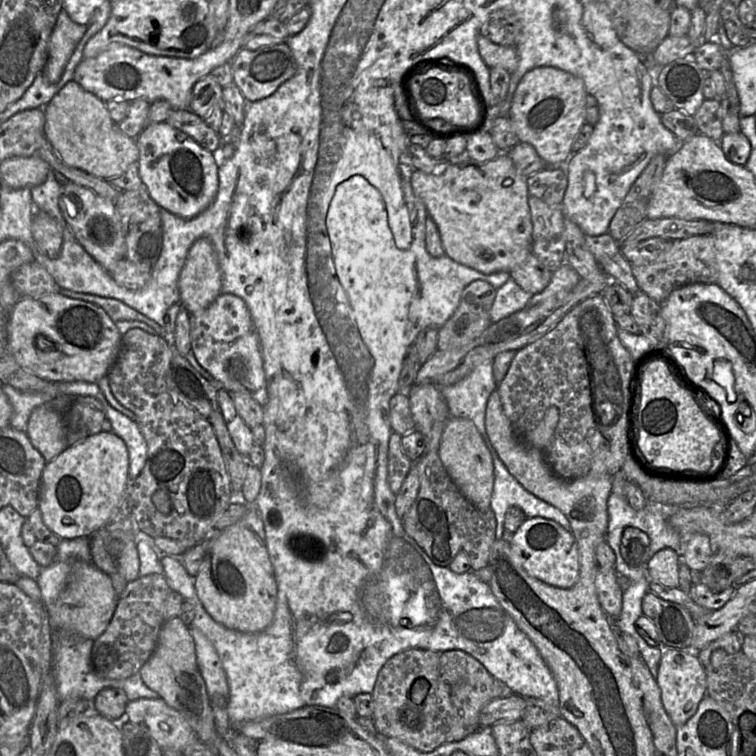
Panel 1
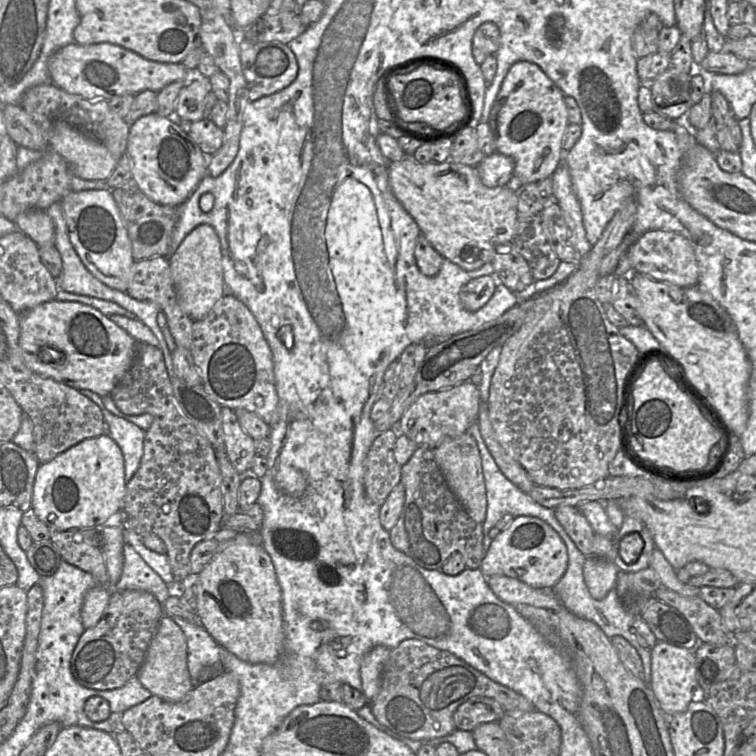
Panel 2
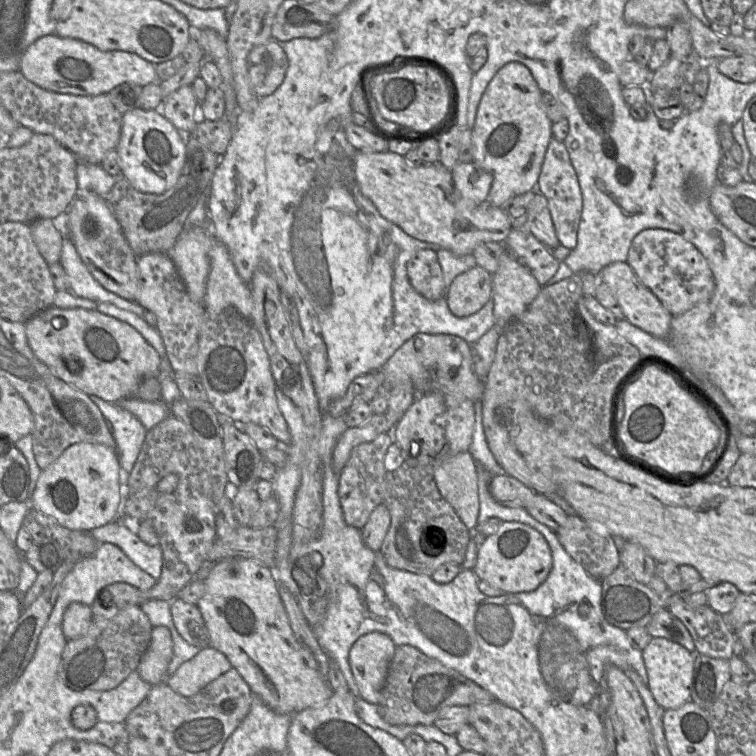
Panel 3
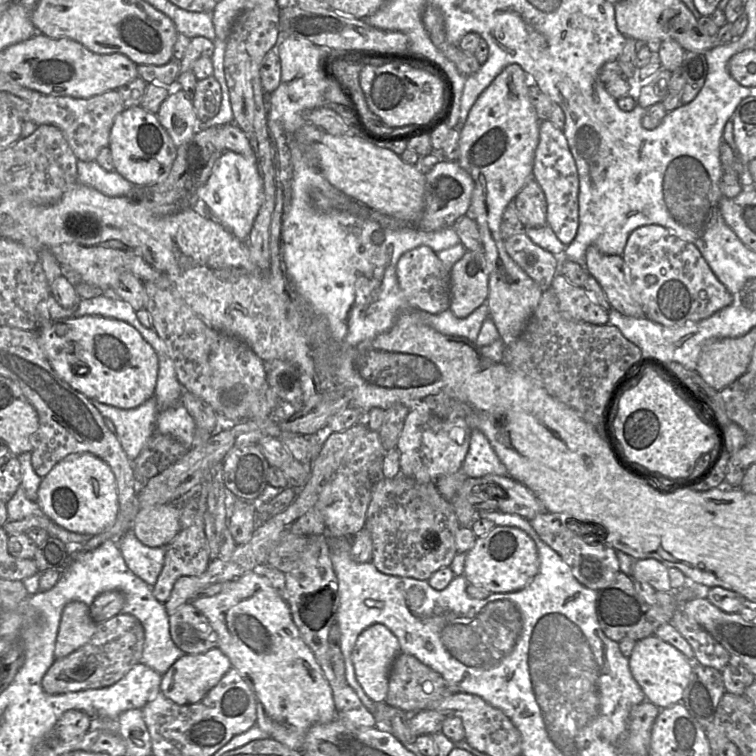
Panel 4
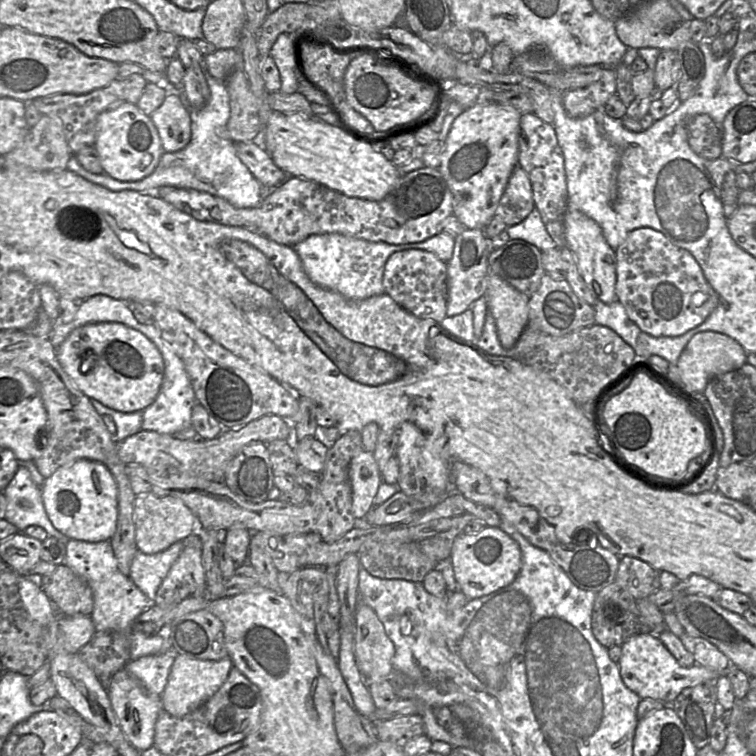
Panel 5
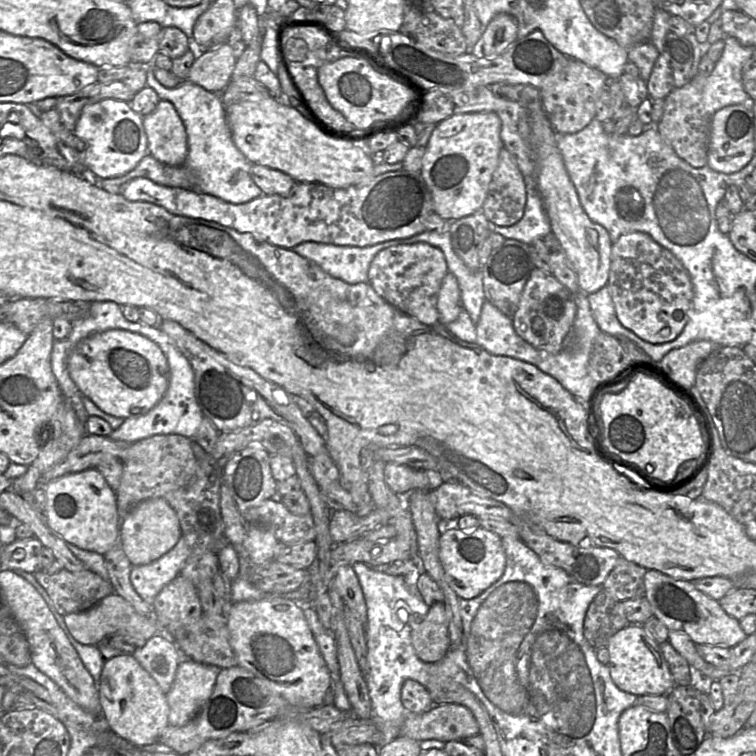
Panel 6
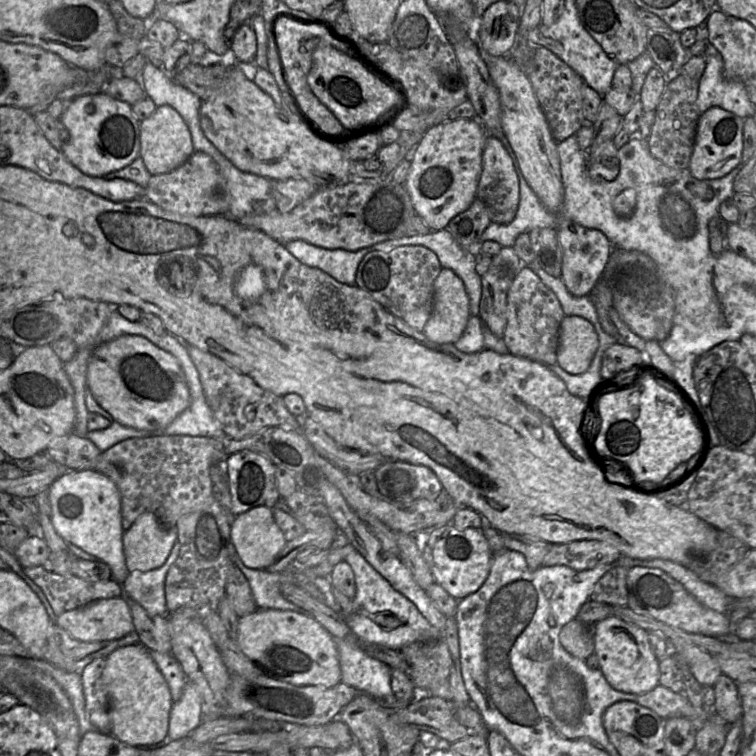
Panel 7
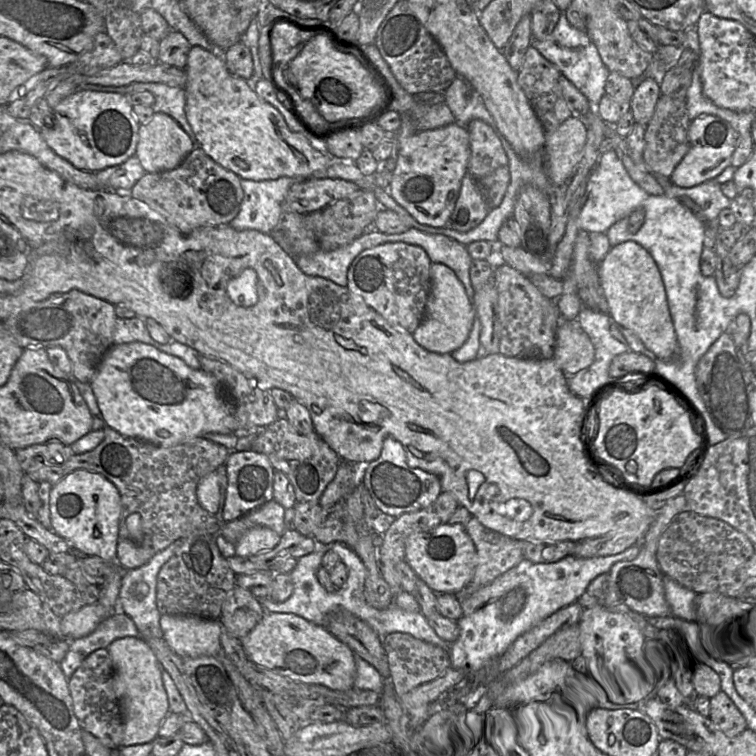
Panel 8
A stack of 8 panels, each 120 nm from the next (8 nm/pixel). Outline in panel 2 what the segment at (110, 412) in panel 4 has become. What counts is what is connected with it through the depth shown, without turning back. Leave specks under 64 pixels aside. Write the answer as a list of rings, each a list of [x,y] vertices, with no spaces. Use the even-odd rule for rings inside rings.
[[[80,390],[86,397],[96,403],[104,421],[109,424],[110,436],[120,446],[125,459],[125,478],[130,481],[138,471],[144,454],[145,434],[135,423],[114,415],[104,405],[102,397],[90,390]]]

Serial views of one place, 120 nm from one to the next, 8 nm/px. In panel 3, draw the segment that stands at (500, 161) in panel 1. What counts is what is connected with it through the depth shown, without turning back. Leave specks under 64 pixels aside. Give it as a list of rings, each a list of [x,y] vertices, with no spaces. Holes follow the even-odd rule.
[[[358,151],[354,158],[354,174],[355,179],[360,187],[361,192],[366,196],[371,202],[377,207],[380,214],[385,217],[387,220],[399,225],[406,233],[409,235],[425,241],[432,243],[436,246],[439,246],[440,249],[446,249],[458,256],[470,255],[473,253],[473,250],[476,246],[482,242],[502,242],[504,243],[507,236],[509,235],[512,226],[508,219],[508,216],[504,212],[503,208],[496,207],[488,202],[474,202],[472,200],[462,197],[459,192],[455,189],[453,183],[453,175],[451,169],[446,168],[441,163],[433,164],[423,164],[423,165],[414,165],[410,163],[405,156],[397,154],[395,152],[386,151],[386,152],[363,152]]]

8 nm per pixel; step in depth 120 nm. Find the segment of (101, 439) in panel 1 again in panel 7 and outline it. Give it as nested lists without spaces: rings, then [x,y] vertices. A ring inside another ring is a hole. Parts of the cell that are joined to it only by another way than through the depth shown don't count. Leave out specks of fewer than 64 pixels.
[[[93,469],[68,471],[48,489],[51,504],[51,521],[56,532],[66,541],[107,563],[111,568],[111,579],[123,586],[129,575],[123,550],[121,494],[117,485],[107,476]]]

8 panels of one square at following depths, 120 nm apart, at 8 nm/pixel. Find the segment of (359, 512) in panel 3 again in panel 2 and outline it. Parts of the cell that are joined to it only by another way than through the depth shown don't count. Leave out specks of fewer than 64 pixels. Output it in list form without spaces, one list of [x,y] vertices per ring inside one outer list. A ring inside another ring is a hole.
[[[390,428],[373,441],[365,460],[364,488],[367,501],[381,506],[401,480],[401,468],[394,457],[396,428]]]

